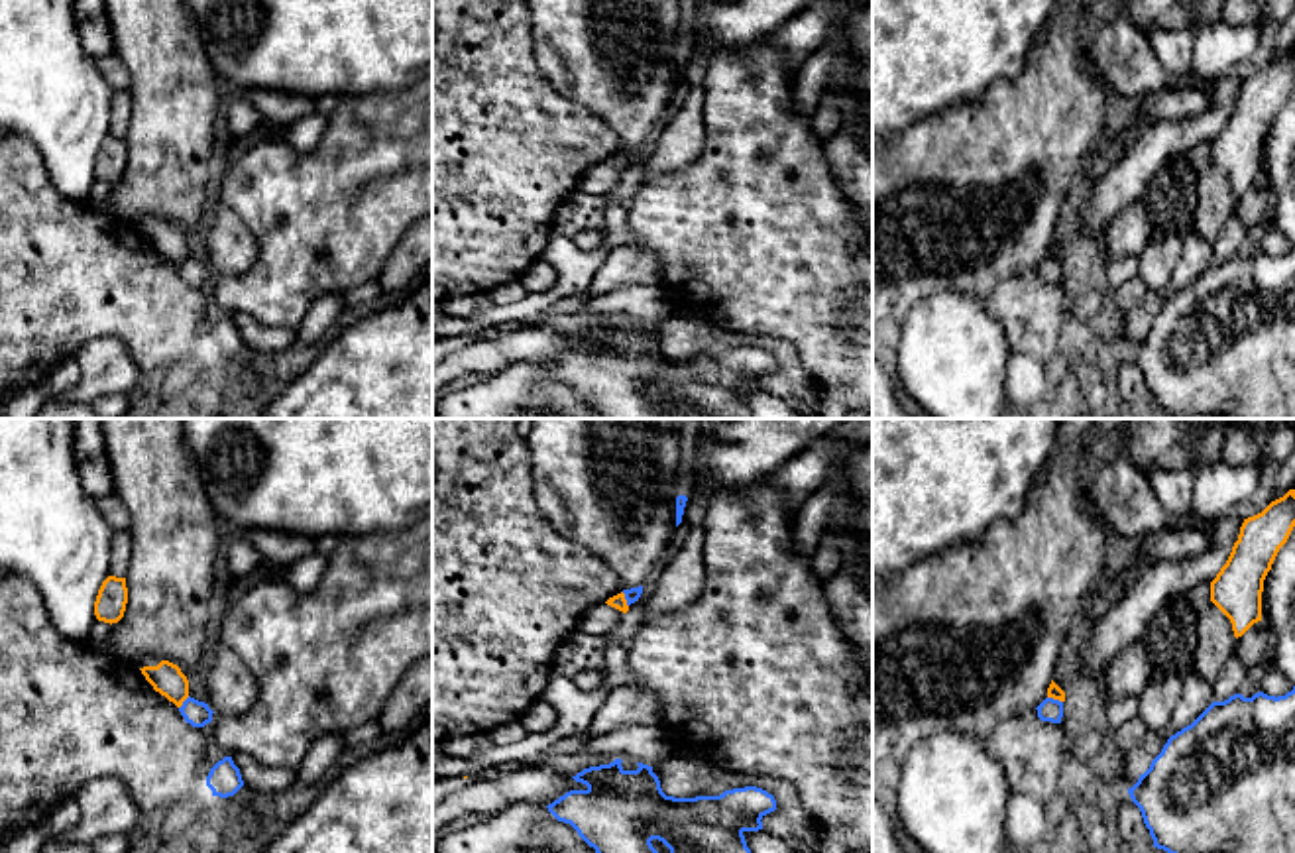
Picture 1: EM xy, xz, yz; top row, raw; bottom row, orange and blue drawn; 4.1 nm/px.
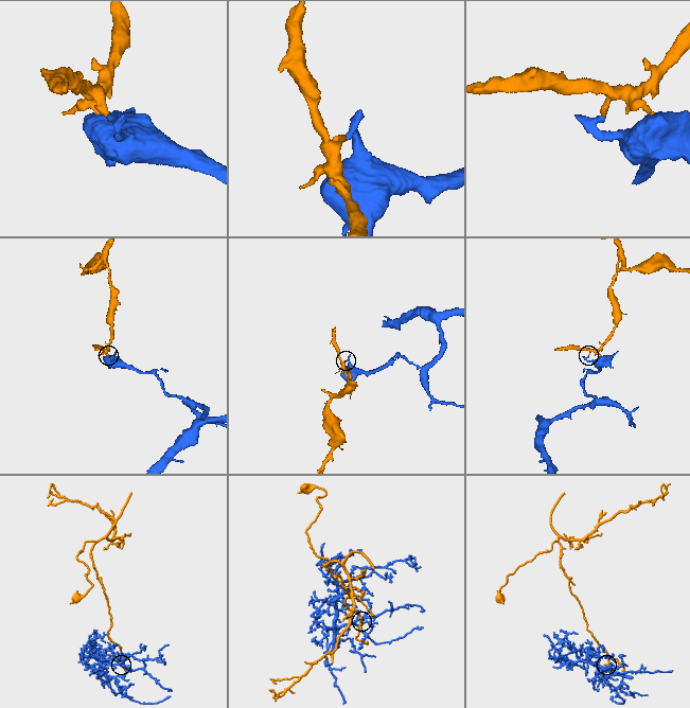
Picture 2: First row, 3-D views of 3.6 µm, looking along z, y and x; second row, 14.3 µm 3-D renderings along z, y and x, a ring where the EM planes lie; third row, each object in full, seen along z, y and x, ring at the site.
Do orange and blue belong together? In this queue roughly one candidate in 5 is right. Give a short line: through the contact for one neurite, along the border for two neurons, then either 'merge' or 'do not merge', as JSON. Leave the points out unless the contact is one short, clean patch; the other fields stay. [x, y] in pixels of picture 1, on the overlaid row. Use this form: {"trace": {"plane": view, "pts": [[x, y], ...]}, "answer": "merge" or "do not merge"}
{"trace": {"plane": "yz", "pts": [[1048, 696], [1062, 702]]}, "answer": "do not merge"}

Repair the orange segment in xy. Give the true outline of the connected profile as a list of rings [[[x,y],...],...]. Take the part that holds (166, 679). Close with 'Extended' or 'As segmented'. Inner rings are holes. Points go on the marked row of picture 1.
[[[141,654],[134,664],[141,670],[153,690],[177,708],[189,698],[189,680],[177,664],[161,660],[155,654]]]. Extended

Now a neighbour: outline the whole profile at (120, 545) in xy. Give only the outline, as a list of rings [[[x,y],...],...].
[[[114,531],[110,539],[110,576],[124,578],[130,564],[132,539],[126,531]]]

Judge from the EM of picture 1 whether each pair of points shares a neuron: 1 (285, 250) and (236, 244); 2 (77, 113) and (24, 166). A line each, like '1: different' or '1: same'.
1: different
2: different

